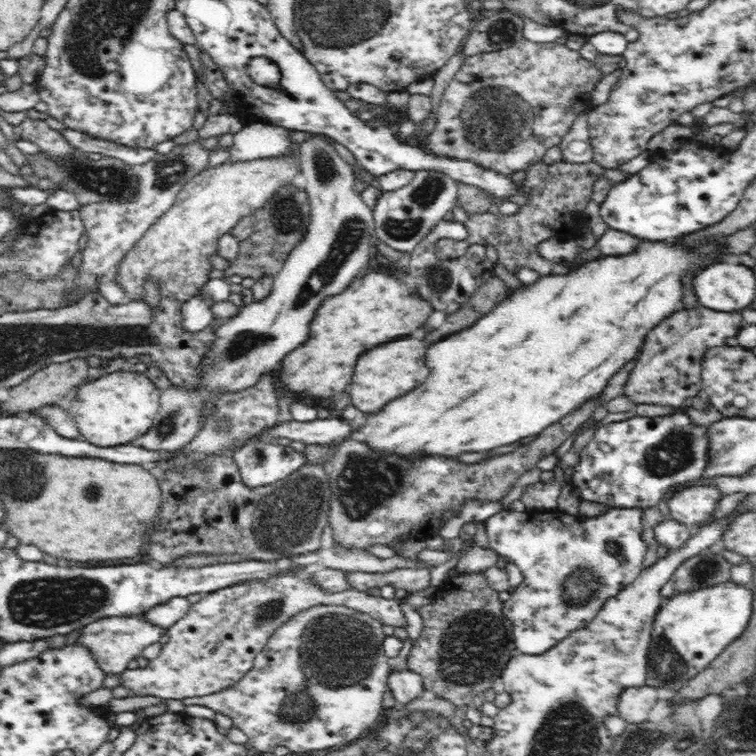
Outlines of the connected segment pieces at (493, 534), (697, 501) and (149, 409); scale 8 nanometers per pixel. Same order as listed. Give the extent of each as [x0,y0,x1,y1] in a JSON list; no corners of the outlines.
[[485,507,648,654],[666,485,722,530],[69,371,160,447]]

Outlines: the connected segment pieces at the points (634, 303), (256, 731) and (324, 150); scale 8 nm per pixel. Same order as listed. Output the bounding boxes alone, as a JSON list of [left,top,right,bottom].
[[358,240,722,458],[181,605,392,754],[205,136,376,392]]

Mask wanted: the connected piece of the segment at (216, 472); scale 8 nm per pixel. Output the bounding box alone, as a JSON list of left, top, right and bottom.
[148,458,330,565]

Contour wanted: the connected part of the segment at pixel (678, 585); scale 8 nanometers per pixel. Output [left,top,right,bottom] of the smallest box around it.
[661,550,732,600]

